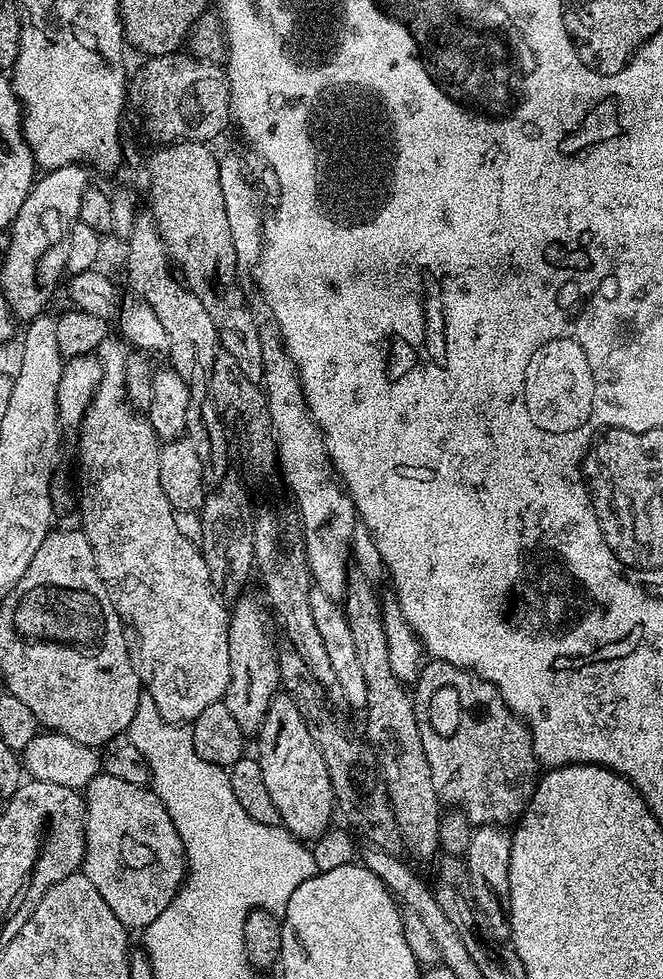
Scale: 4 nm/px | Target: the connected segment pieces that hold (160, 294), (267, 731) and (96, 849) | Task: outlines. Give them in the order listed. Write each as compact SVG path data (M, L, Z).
M137 215L132 232L129 234L128 247L128 284L132 287L131 295L135 299L146 302L150 310L158 316L158 322L166 329L168 339L167 359L170 366L186 382L188 389L195 389L201 397L201 389L209 389L214 371L214 358L222 349L220 336L216 333L214 322L210 322L210 314L206 314L206 306L198 302L198 298L174 271L174 265L164 246L164 239L156 232L156 223L151 215Z
M278 694L272 699L258 739L262 782L266 782L266 791L274 801L274 806L278 806L280 824L297 840L315 842L333 823L332 808L334 812L336 795L332 792L332 779L324 754L314 742L312 729L306 726L291 696Z
M101 771L83 789L86 822L84 823L84 863L82 871L94 886L98 886L98 894L106 898L106 906L114 910L114 918L122 922L129 930L147 928L166 906L178 894L186 875L186 861L182 838L178 838L178 830L174 830L174 822L162 806L158 794L151 787L134 782L122 782L122 778L114 778Z

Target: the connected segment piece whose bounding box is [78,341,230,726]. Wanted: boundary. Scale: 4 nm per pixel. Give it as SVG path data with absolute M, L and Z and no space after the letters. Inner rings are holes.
M100 343L100 380L78 427L81 433L79 523L94 550L98 574L114 597L116 611L131 627L132 624L136 627L140 641L134 644L134 663L143 691L154 698L154 706L158 706L158 714L162 714L166 722L188 726L206 706L221 703L230 686L230 612L212 585L211 572L206 568L200 548L178 531L176 512L159 482L161 441L157 440L147 415L128 403L127 361L120 360L120 348L116 348L116 343Z

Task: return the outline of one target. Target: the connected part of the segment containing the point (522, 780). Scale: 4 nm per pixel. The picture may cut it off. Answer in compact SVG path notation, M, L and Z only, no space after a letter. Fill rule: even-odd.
M429 659L414 687L422 750L426 750L426 762L430 762L434 790L440 796L441 805L463 812L473 826L515 825L523 816L524 807L538 783L538 761L528 725L508 709L494 685L467 668L459 668L445 660Z

